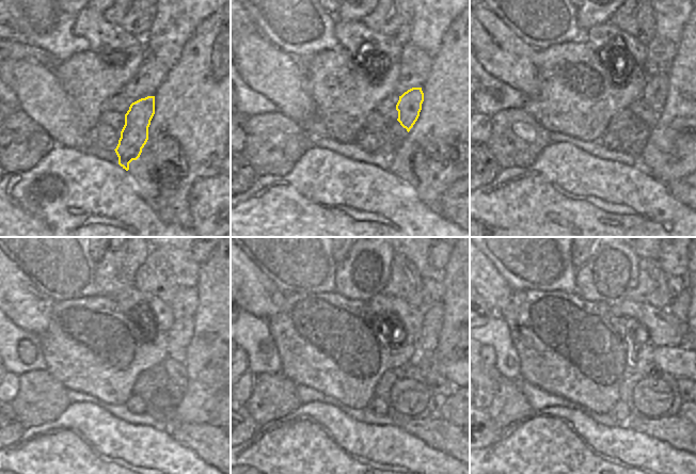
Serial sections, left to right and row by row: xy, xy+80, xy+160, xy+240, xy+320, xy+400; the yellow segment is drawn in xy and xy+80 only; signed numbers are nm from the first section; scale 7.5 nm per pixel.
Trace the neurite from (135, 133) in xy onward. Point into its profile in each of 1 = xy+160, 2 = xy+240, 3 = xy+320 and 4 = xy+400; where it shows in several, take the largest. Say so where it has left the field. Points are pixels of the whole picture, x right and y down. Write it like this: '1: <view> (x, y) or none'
1: xy+160 (654, 92)
2: xy+240 (179, 335)
3: xy+320 (432, 322)
4: xy+400 (679, 306)

